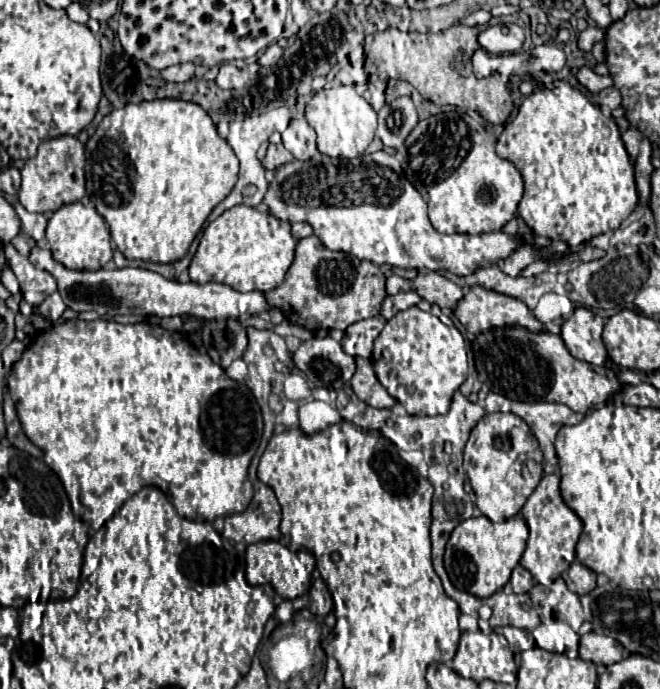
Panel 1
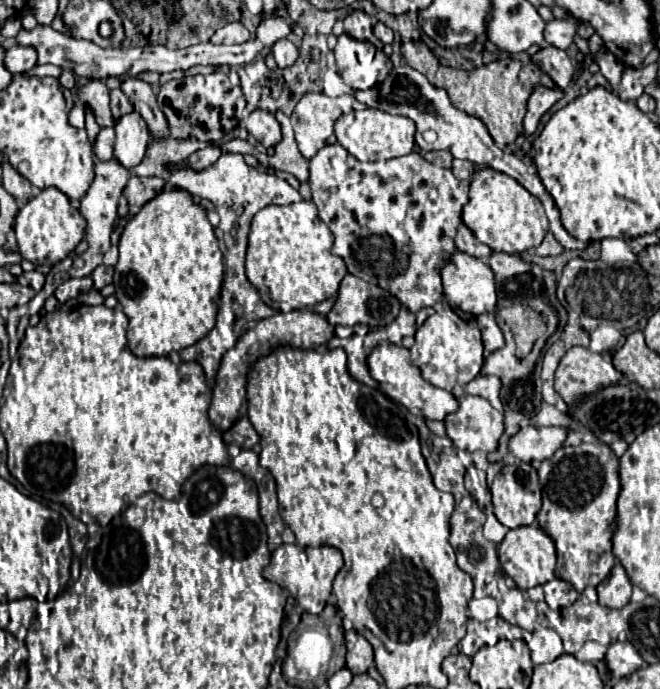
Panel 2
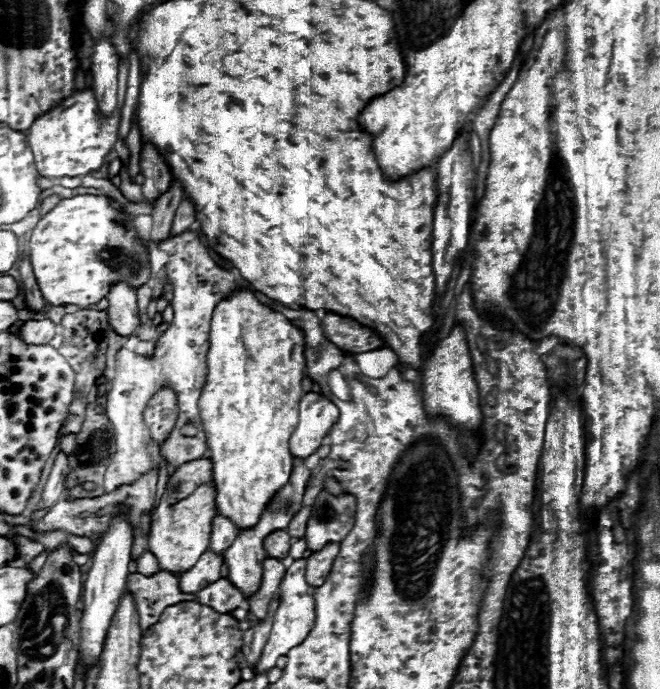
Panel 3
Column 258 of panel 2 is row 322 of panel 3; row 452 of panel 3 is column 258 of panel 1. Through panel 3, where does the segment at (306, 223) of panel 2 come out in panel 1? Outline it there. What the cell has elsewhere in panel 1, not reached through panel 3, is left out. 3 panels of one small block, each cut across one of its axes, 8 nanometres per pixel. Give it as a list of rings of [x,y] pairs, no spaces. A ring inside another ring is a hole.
[[[234,206],[212,220],[198,244],[190,262],[188,274],[192,282],[222,282],[238,292],[268,292],[282,284],[286,270],[294,260],[296,240],[290,234],[290,224],[276,220],[264,208]]]

